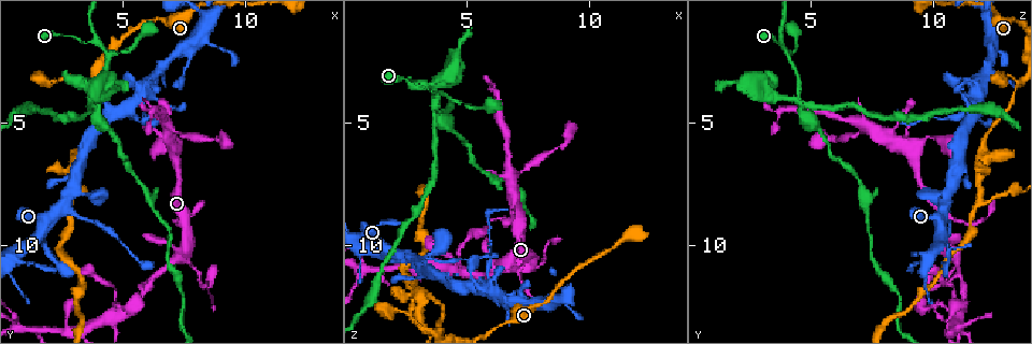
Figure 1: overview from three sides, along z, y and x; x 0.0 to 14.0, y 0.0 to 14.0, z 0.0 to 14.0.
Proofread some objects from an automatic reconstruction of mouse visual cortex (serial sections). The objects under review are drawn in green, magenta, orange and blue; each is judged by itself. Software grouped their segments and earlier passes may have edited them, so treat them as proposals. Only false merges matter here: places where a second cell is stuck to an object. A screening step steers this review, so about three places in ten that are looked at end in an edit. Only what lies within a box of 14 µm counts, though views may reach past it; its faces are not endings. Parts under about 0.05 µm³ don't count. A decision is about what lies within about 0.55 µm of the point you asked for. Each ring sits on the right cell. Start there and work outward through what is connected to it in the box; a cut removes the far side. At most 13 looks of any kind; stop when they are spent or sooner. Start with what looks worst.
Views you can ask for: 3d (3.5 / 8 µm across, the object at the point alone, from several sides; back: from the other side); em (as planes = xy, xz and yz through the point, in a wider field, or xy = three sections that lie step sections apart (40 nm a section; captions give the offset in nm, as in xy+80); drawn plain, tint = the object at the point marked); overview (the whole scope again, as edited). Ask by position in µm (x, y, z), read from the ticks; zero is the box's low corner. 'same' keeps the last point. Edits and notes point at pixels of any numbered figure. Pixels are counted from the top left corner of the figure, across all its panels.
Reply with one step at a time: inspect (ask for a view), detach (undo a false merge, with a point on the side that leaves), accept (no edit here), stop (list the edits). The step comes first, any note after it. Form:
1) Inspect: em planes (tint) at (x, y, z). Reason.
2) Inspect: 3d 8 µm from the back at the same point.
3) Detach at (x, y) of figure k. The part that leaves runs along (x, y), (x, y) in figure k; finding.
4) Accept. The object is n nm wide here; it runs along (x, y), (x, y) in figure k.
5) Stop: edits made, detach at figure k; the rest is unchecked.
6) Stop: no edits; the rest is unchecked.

Inspect: 3d 8 µm at (3.8, 1.7, 3.8). Three-way junction.

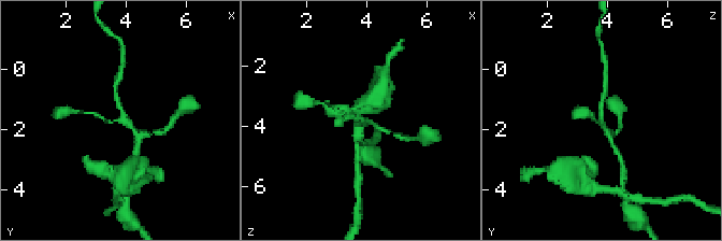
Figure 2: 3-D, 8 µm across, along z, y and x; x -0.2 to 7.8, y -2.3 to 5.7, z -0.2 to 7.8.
Inspect: em xy step 1 (tint) at (3.8, 1.7, 3.8). 3 arms meet here; the arms are 150, 150, 200 nm wide; now the EM.

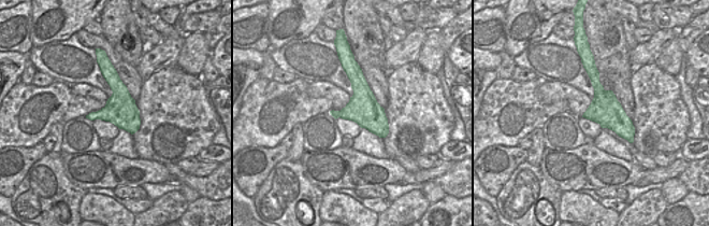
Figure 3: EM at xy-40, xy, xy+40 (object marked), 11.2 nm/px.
Accept. It runs along (95, 113), (107, 122), (125, 121), (139, 140) in figure 2; all the same cell.

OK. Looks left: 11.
Inspect: 3d 3.5 µm at (5.2, 4.3, 11.7). Side arm on a straight run.

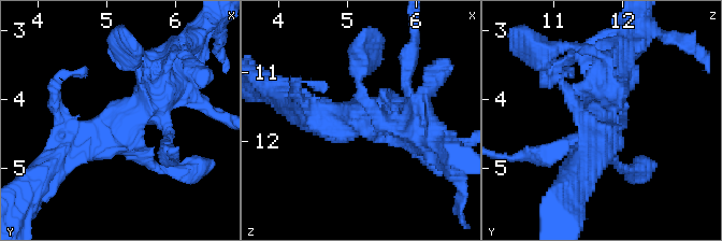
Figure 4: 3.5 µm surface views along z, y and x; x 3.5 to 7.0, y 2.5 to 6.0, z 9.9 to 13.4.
Inspect: em xy step 2 (tint) at (5.15, 4.40, 11.70). Shape alone is not enough.

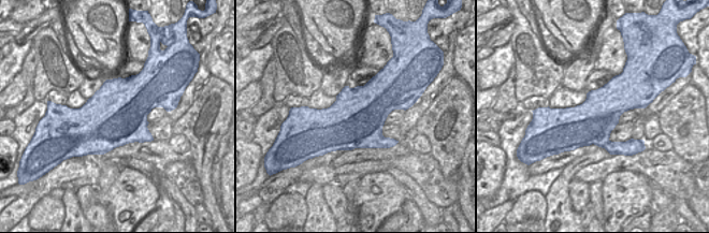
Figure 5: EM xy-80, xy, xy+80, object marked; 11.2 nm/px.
Accept. It runs along (58, 159), (104, 140), (167, 80) in figure 4; all the same cell.

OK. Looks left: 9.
Inspect: 3d 3.5 µm at (4.6, 12.8, 11.1). Looks like a crossing.

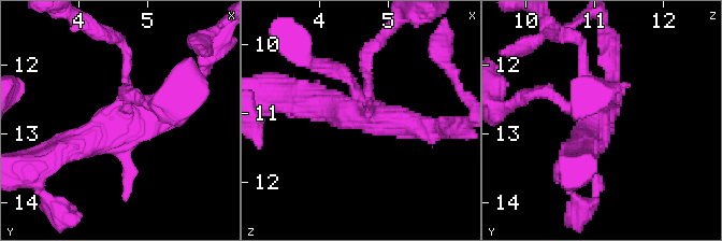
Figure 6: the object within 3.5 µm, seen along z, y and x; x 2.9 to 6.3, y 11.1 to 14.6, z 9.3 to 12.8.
Inspect: em planes (tint) at (4.70, 12.75, 11.05).

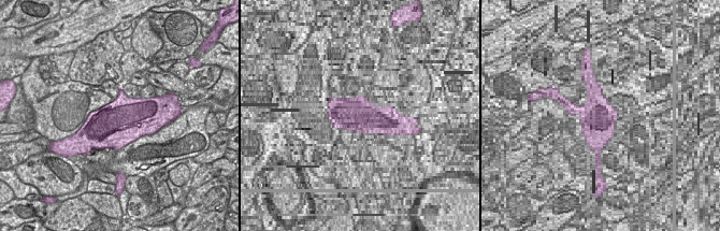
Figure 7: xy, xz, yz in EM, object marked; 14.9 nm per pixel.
Accept. It runs along (188, 93), (62, 150) in figure 6; all the same cell.

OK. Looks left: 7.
Inspect: 3d 3.5 µm at (0.9, 13.3, 10.9).

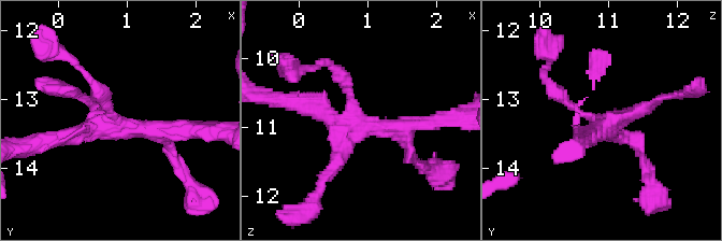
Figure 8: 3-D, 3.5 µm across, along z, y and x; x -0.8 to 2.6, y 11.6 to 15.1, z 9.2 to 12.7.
Inspect: em xy step 5 (tint) at (0.90, 13.40, 10.95). 4 arms meet here; the arms are 150, 200, 200, 250 nm wide.

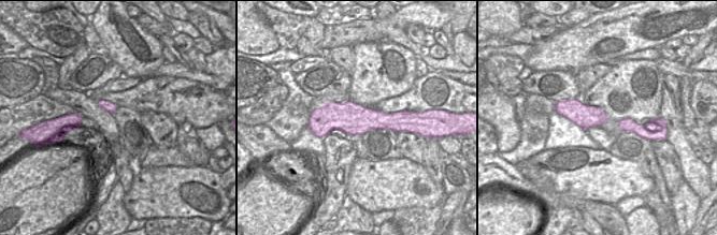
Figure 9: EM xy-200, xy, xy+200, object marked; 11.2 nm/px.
Accept. The object is 360 nm wide here; it runs along (403, 114), (311, 125) in figure 9; one cell here.

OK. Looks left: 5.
Inspect: 3d 3.5 µm at (3.9, 3.9, 13.2). Thin neck.

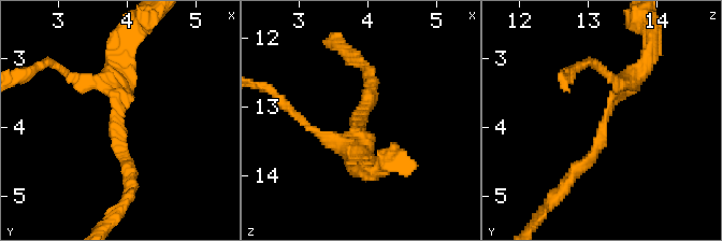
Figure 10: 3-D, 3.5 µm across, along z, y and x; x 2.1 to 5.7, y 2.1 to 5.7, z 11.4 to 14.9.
Inspect: em xy step 1 (tint) at (3.85, 3.85, 13.30). Now the EM.

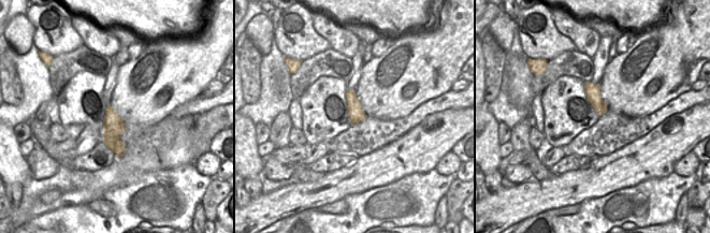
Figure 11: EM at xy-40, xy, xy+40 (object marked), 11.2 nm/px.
Accept. The object is 180 nm wide here; it runs along (647, 65), (614, 95), (597, 147), (573, 176) in figure 10; one cell here.

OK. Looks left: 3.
Stop: no edits; the rest is unchecked.

